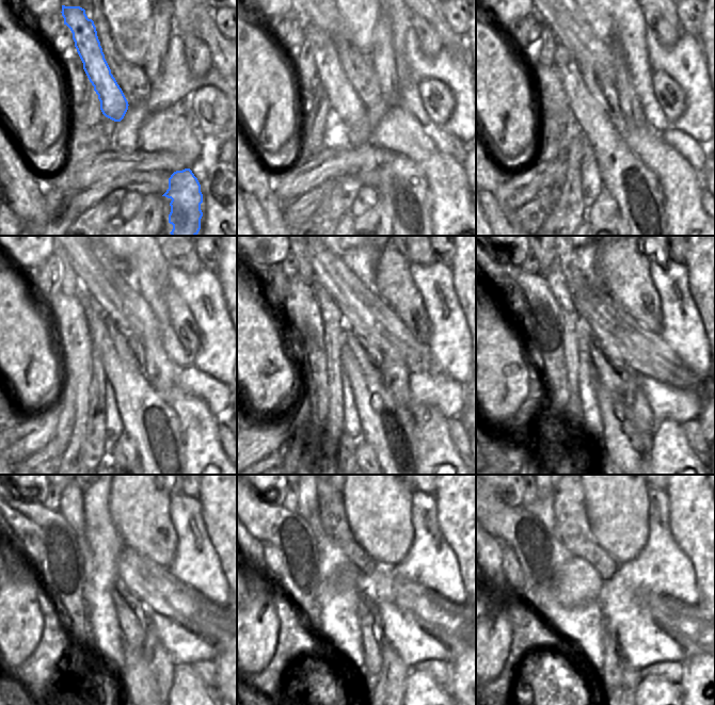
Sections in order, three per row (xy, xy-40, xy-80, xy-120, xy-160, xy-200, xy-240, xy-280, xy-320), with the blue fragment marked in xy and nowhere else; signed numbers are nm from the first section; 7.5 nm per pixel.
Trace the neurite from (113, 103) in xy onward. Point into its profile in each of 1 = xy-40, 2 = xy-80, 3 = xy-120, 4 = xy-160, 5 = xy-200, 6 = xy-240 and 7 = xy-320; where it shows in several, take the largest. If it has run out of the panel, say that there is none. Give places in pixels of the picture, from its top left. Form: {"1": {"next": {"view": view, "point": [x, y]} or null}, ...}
{"1": {"next": {"view": "xy-40", "point": [343, 98]}}, "2": {"next": {"view": "xy-80", "point": [623, 175]}}, "3": {"next": {"view": "xy-120", "point": [144, 414]}}, "4": {"next": {"view": "xy-160", "point": [381, 416]}}, "5": {"next": {"view": "xy-200", "point": [609, 379]}}, "6": {"next": {"view": "xy-240", "point": [133, 617]}}, "7": {"next": {"view": "xy-320", "point": [612, 675]}}}

